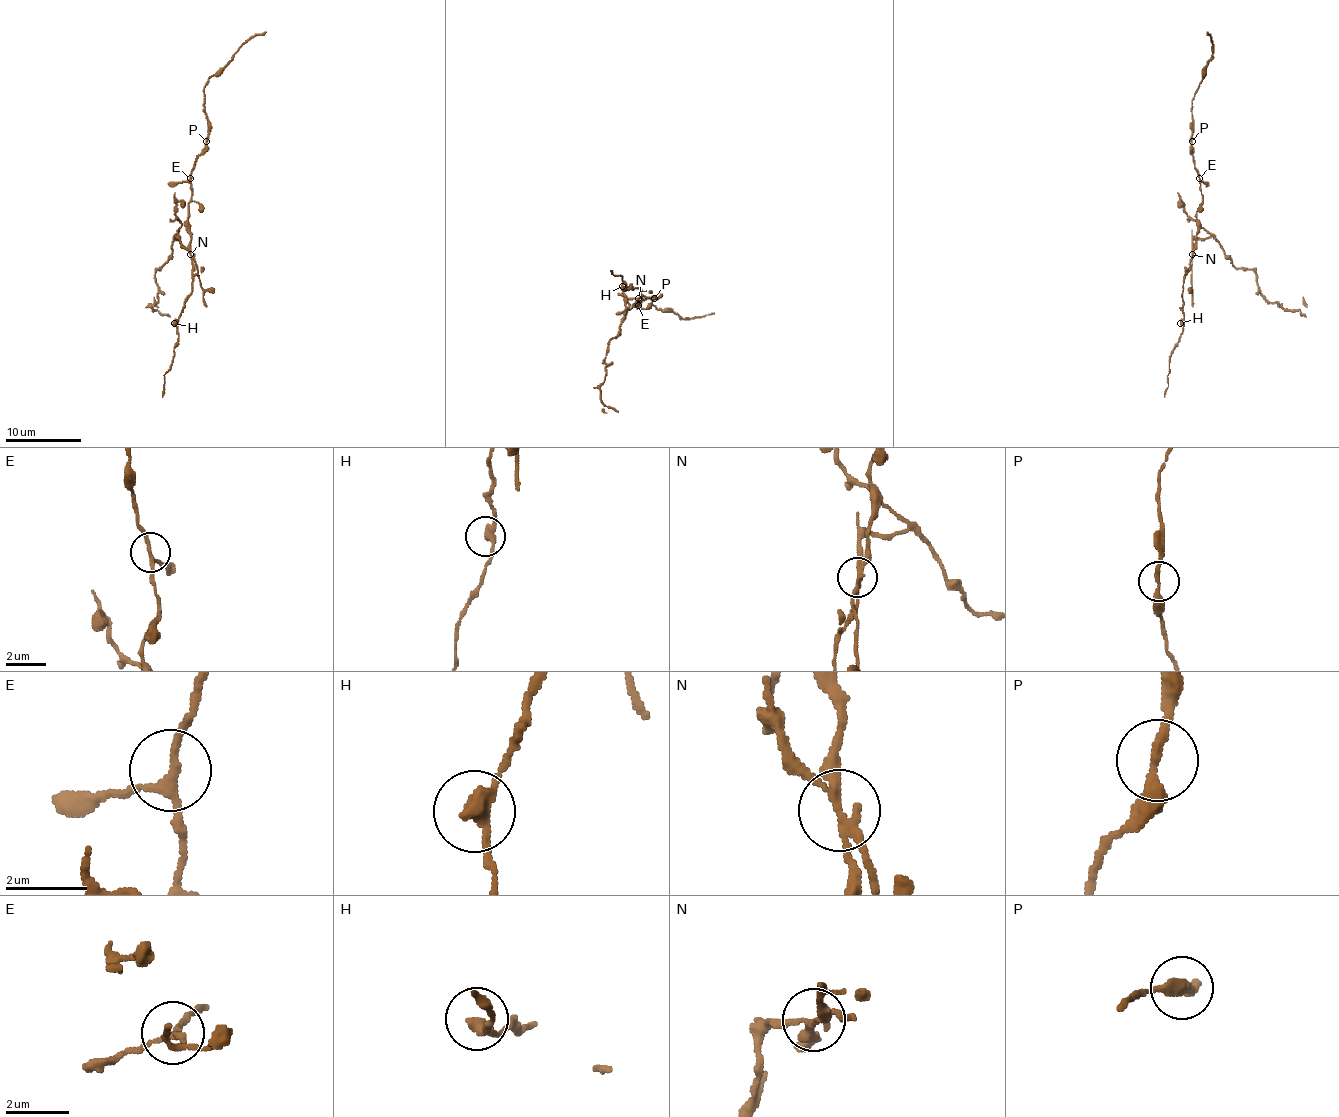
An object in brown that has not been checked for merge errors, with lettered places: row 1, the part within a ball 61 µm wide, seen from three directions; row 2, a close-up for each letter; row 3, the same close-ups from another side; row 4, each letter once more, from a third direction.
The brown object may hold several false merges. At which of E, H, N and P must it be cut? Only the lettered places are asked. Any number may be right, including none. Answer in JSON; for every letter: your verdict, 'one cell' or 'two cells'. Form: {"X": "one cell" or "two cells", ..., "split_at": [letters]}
{"E": "one cell", "H": "one cell", "N": "two cells", "P": "one cell", "split_at": ["N"]}

